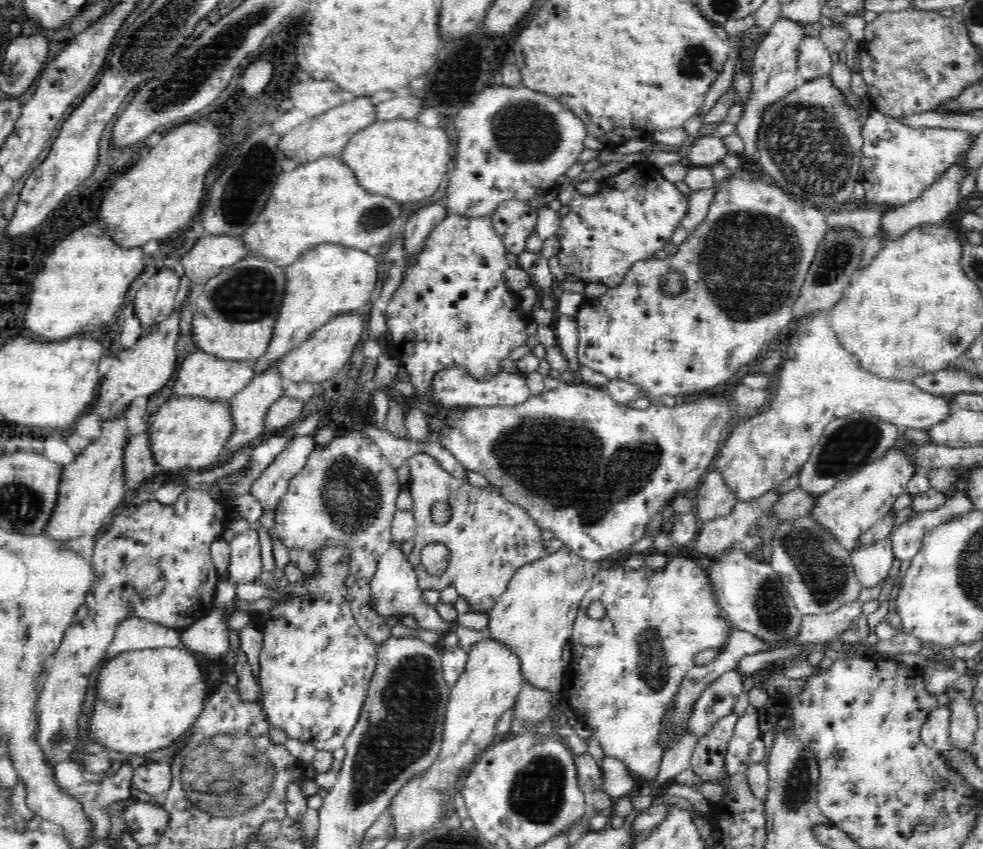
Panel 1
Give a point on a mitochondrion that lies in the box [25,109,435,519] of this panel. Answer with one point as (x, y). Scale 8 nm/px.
(248, 294)

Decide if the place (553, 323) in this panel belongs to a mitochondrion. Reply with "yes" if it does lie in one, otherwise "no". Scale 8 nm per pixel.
no

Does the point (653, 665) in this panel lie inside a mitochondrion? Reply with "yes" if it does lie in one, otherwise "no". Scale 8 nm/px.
yes

